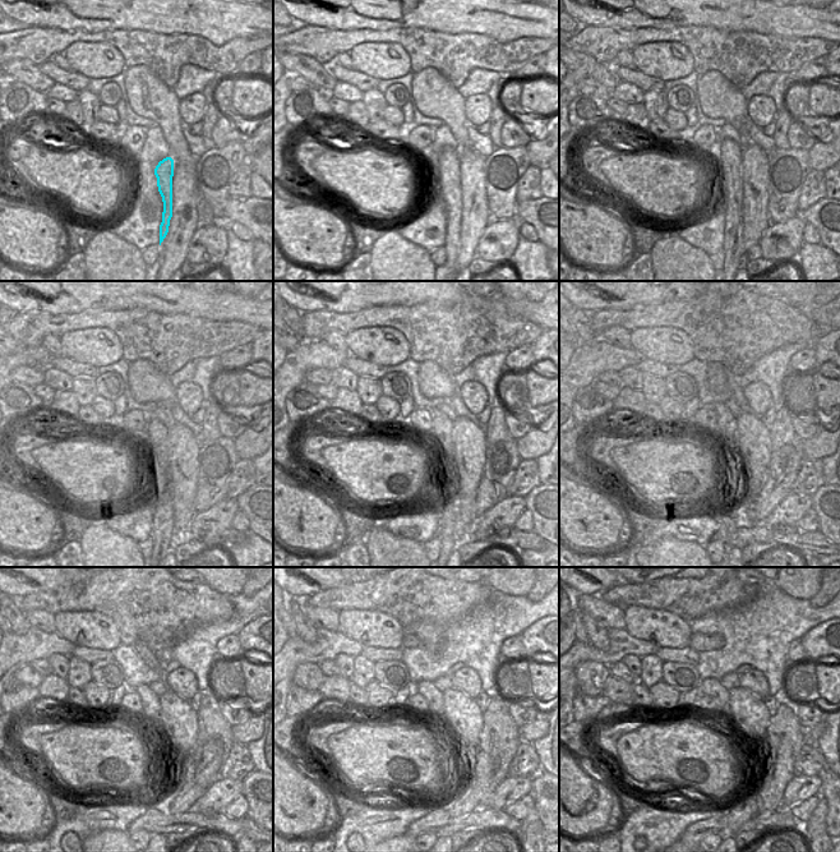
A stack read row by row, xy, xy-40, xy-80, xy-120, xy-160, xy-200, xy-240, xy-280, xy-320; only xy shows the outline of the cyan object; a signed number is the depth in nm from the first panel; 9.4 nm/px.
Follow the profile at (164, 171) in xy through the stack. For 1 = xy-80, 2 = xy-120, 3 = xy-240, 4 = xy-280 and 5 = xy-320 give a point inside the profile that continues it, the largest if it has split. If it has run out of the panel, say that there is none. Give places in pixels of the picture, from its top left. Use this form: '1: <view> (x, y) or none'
1: xy-80 (730, 152)
2: xy-120 (157, 447)
3: xy-240 (150, 700)
4: xy-280 (434, 698)
5: xy-320 (711, 687)

